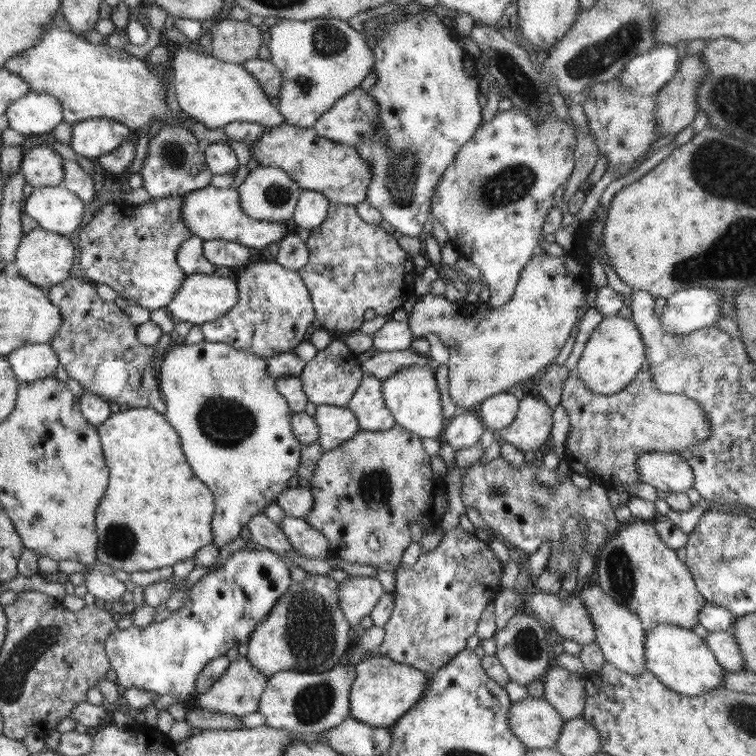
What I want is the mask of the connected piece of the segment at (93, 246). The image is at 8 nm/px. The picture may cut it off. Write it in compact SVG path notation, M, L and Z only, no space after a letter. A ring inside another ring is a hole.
M166 197L141 205L116 205L112 200L105 204L78 232L76 250L80 256L79 266L84 272L84 278L94 285L100 283L111 286L118 295L126 298L128 305L136 304L148 308L150 312L165 310L186 278L186 273L176 260L180 244L192 235L182 219L182 200L182 197Z

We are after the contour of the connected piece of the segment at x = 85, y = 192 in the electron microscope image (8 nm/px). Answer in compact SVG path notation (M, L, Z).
M64 159L64 181L62 186L85 203L94 201L96 188L92 172L85 163Z

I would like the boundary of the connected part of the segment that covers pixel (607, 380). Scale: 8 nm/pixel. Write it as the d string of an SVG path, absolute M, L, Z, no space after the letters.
M614 315L604 317L596 330L590 334L578 360L578 370L575 374L590 390L601 395L612 395L624 390L640 369L647 365L646 343L637 325L631 318Z

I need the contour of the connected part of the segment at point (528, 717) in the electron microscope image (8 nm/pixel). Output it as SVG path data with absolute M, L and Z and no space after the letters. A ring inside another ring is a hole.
M528 696L511 702L508 723L512 733L528 747L554 748L565 720L544 698Z

